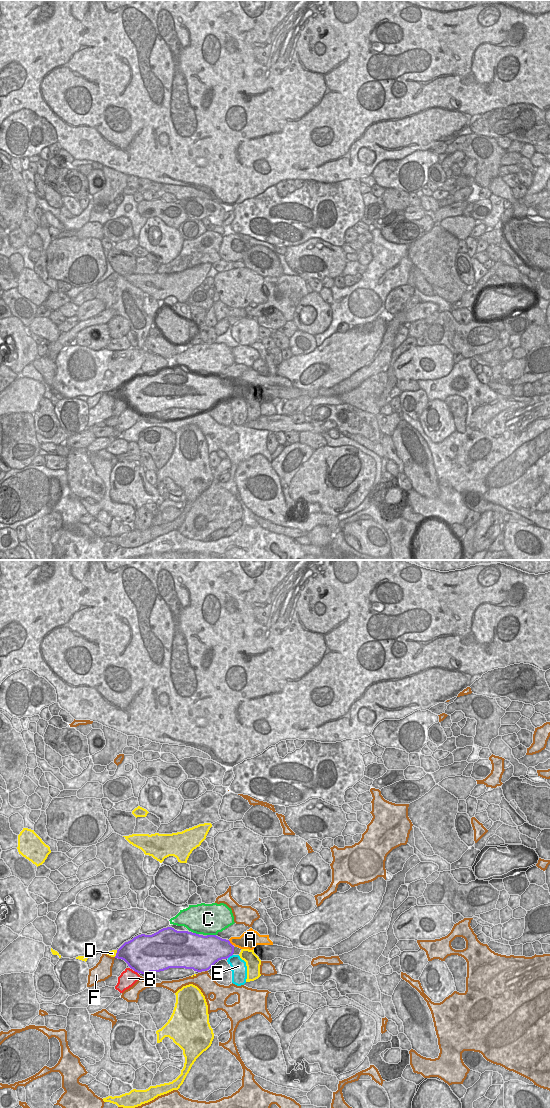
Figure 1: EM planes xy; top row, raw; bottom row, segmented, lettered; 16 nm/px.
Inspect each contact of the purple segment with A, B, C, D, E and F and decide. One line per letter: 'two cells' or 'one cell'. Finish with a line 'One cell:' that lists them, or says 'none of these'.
A: one cell
B: two cells
C: two cells
D: two cells
E: two cells
F: two cells
One cell: A

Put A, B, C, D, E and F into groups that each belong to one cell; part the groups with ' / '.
A / B / C / D / E / F

